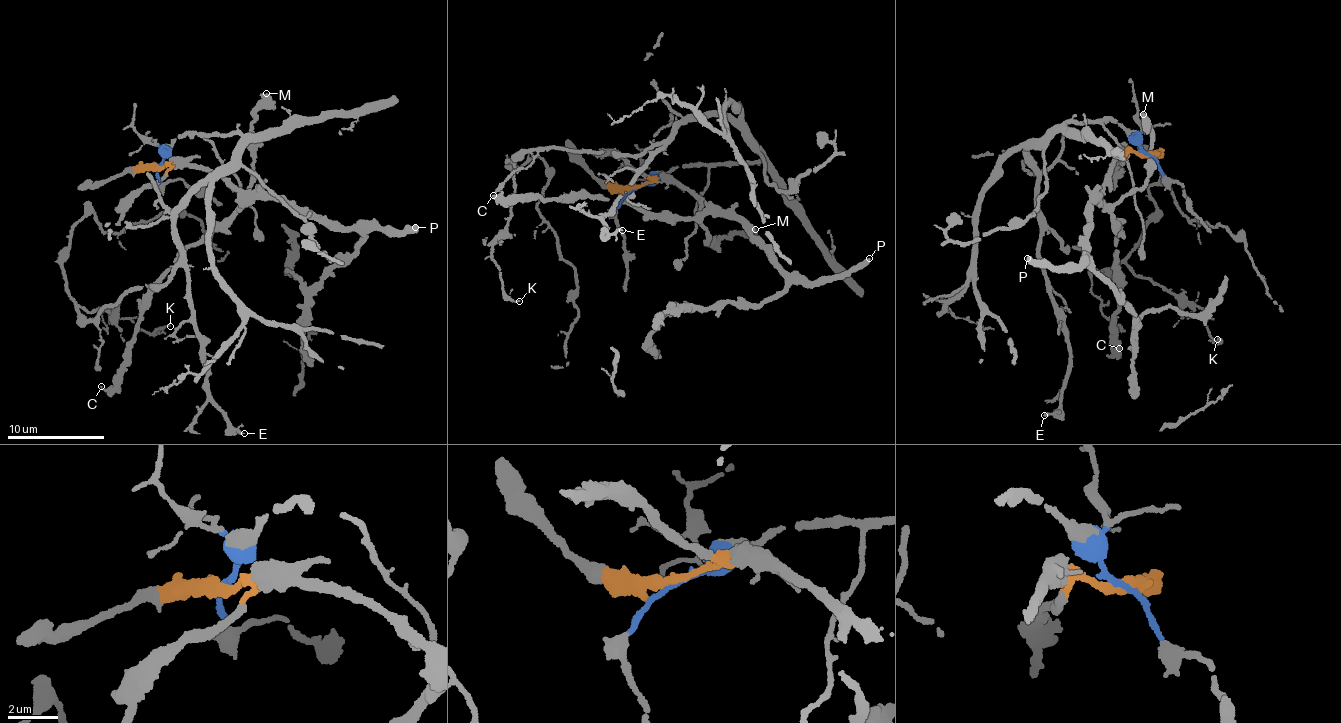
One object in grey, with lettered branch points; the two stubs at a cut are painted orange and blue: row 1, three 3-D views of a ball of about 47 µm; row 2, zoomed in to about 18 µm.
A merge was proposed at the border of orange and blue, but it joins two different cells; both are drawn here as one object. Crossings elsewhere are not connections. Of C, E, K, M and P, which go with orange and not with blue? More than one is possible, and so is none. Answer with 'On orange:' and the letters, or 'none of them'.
On orange: C, M, P

